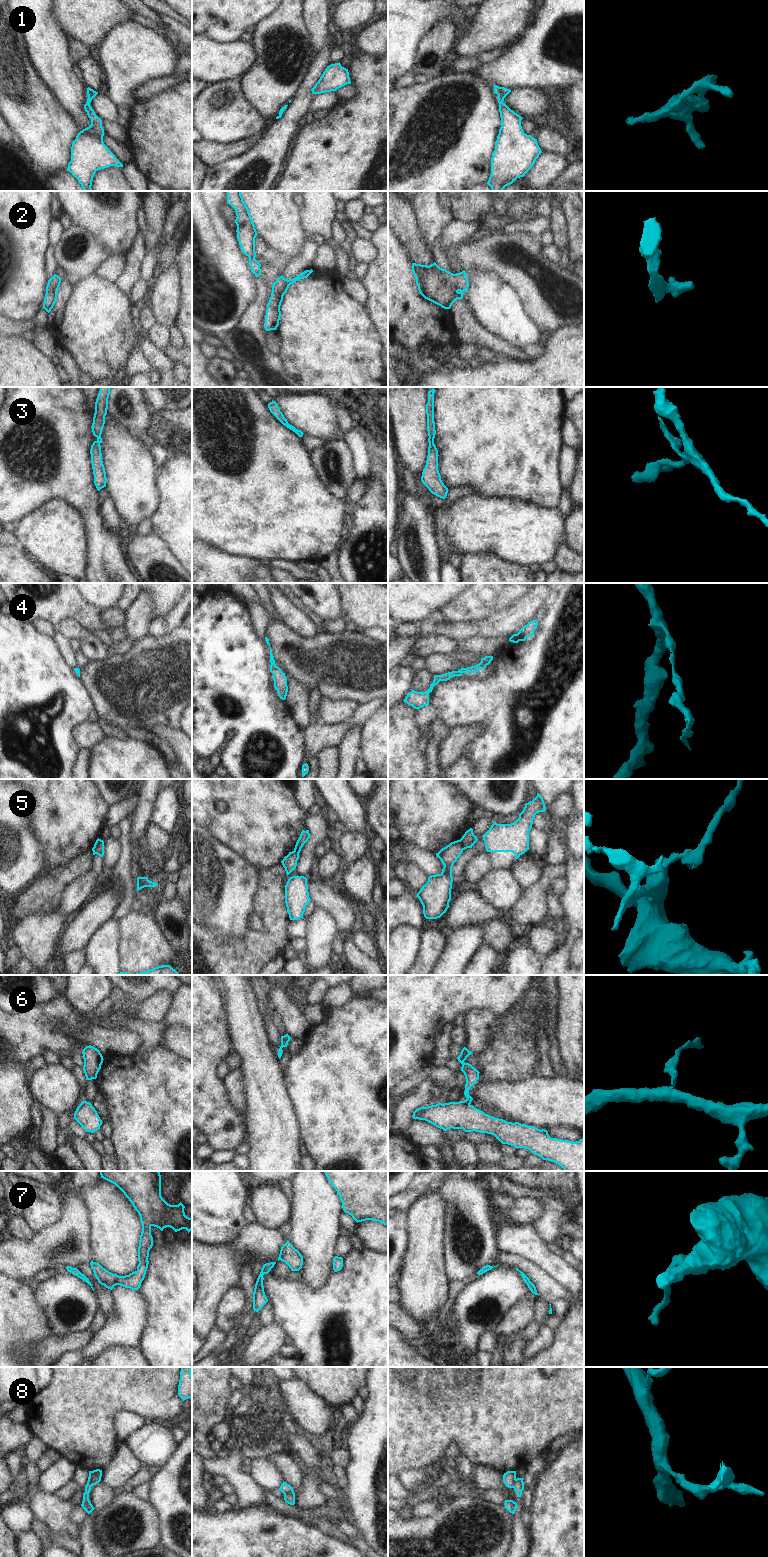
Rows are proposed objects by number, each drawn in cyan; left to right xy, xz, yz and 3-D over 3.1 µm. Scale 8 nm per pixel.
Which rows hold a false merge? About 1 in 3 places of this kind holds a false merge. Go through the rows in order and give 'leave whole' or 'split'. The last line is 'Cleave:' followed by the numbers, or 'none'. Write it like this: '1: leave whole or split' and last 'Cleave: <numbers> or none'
1: leave whole
2: leave whole
3: leave whole
4: leave whole
5: split
6: split
7: leave whole
8: split
Cleave: 5, 6, 8

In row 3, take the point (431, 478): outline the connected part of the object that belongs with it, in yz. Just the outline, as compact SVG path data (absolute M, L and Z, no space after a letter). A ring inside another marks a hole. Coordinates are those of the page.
M435 389L428 391L428 402L426 404L427 414L427 431L428 431L428 455L425 468L423 469L421 481L429 489L429 491L445 499L448 493L448 488L441 480L441 476L438 470L438 450L434 444L434 438L436 434L435 422L434 422L434 393Z

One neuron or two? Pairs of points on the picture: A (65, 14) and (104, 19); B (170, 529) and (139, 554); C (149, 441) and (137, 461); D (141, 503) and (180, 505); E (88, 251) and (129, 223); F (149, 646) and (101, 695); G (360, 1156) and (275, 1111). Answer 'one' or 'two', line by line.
A: one
B: two
C: two
D: two
E: two
F: one
G: two

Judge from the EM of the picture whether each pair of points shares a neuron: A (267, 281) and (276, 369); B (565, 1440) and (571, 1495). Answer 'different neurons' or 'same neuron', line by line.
A: same neuron
B: different neurons

